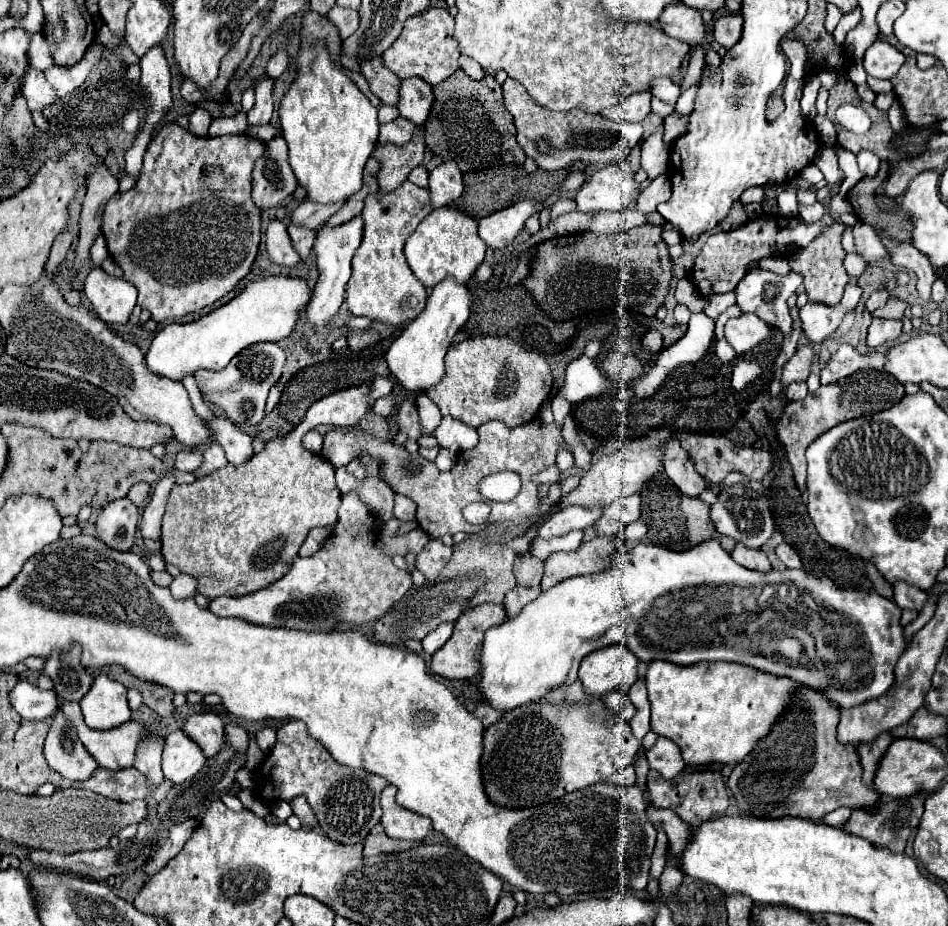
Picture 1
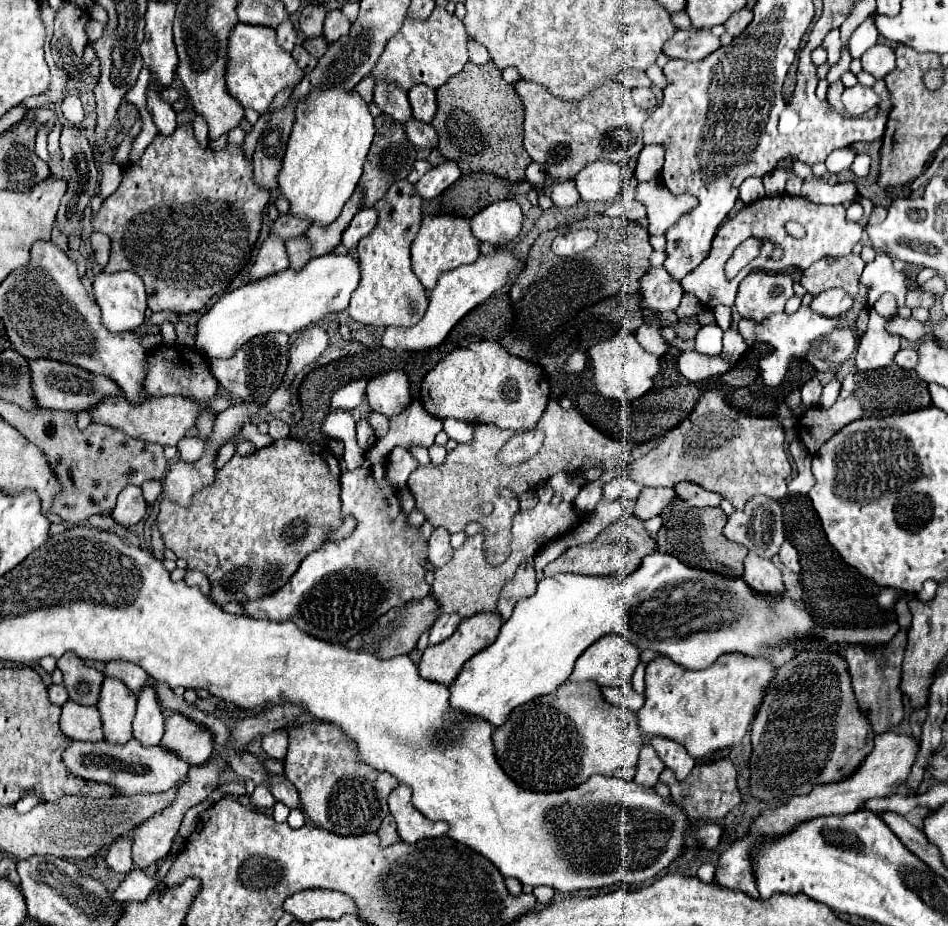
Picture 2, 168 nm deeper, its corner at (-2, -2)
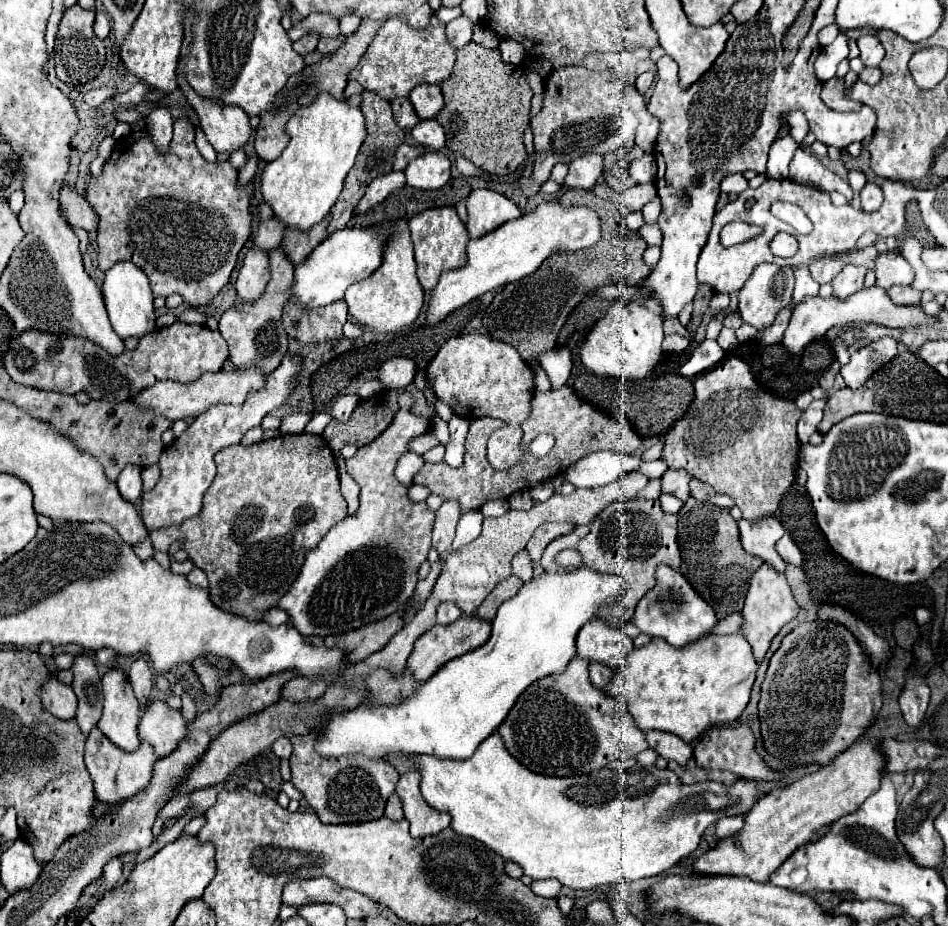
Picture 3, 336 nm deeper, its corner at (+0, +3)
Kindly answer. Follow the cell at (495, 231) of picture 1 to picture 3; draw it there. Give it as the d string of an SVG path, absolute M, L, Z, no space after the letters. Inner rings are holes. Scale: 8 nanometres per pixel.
M473 190L467 198L469 238L481 238L509 220L517 220L521 210L507 196L493 190Z

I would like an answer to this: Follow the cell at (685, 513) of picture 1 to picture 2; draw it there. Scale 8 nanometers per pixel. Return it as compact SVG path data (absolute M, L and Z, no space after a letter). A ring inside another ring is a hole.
M675 499L671 509L663 511L663 527L657 533L659 551L665 551L677 557L681 563L705 571L715 571L723 577L741 577L743 575L743 561L747 555L747 547L731 543L723 535L723 527L727 523L727 515L719 507L691 507L683 499Z

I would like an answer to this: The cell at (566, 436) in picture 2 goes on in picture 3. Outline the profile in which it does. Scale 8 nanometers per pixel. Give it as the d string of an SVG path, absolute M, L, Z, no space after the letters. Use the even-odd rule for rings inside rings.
M563 386L559 390L549 390L549 392L537 392L533 398L533 412L531 414L531 438L533 440L537 434L553 434L555 436L555 446L549 452L549 456L543 458L533 458L527 456L519 464L515 464L509 470L493 470L491 464L487 462L487 438L491 436L493 430L501 428L503 422L495 418L475 418L469 424L465 442L465 454L463 466L451 468L447 464L429 464L415 474L415 484L423 484L431 490L431 494L437 494L445 500L457 500L461 506L461 514L467 514L471 510L479 510L485 502L489 500L505 500L513 492L528 490L536 483L551 480L557 474L563 474L565 468L575 464L579 458L587 456L589 452L597 450L613 450L621 454L633 454L641 446L641 438L631 430L627 422L623 422L623 428L617 420L605 418L601 412L597 412L593 406L585 404L581 398L573 394L569 386Z

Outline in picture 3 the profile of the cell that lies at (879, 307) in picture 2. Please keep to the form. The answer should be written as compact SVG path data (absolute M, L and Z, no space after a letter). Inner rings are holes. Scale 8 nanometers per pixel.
M891 286L887 290L889 298L899 304L899 306L909 306L909 304L919 304L919 296L921 292L919 290L913 290L911 286Z

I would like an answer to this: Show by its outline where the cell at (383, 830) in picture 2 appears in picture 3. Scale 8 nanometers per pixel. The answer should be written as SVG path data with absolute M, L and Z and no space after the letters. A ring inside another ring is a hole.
M391 794L391 798L387 800L387 806L385 806L385 818L393 820L393 822L399 822L403 818L403 808L401 808L401 802L397 798L397 794Z

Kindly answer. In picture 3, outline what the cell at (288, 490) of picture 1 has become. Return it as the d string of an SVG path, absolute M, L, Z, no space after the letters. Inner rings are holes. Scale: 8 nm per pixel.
M306 432L299 434L293 434L293 436L277 436L277 438L271 438L271 440L263 440L263 442L257 442L253 446L241 446L241 444L235 444L235 446L229 446L229 448L223 448L217 456L215 456L215 464L217 464L217 476L211 484L211 488L205 492L205 498L203 498L203 510L201 514L193 516L193 518L187 518L183 524L179 526L169 526L169 528L159 528L159 530L153 530L149 532L151 540L153 540L153 546L155 550L163 550L167 552L169 546L175 542L175 540L181 540L181 548L187 552L189 560L201 568L207 578L209 578L209 596L211 596L211 602L225 610L225 612L231 612L231 614L239 614L239 616L245 616L249 620L257 620L255 618L255 610L269 610L277 604L277 600L293 586L297 574L299 574L299 568L305 560L305 552L307 552L307 546L315 548L317 542L337 524L341 522L345 516L347 516L347 502L343 500L341 492L339 492L339 474L337 474L337 464L335 464L335 456L333 452L329 450L327 442L321 435L314 435Z

